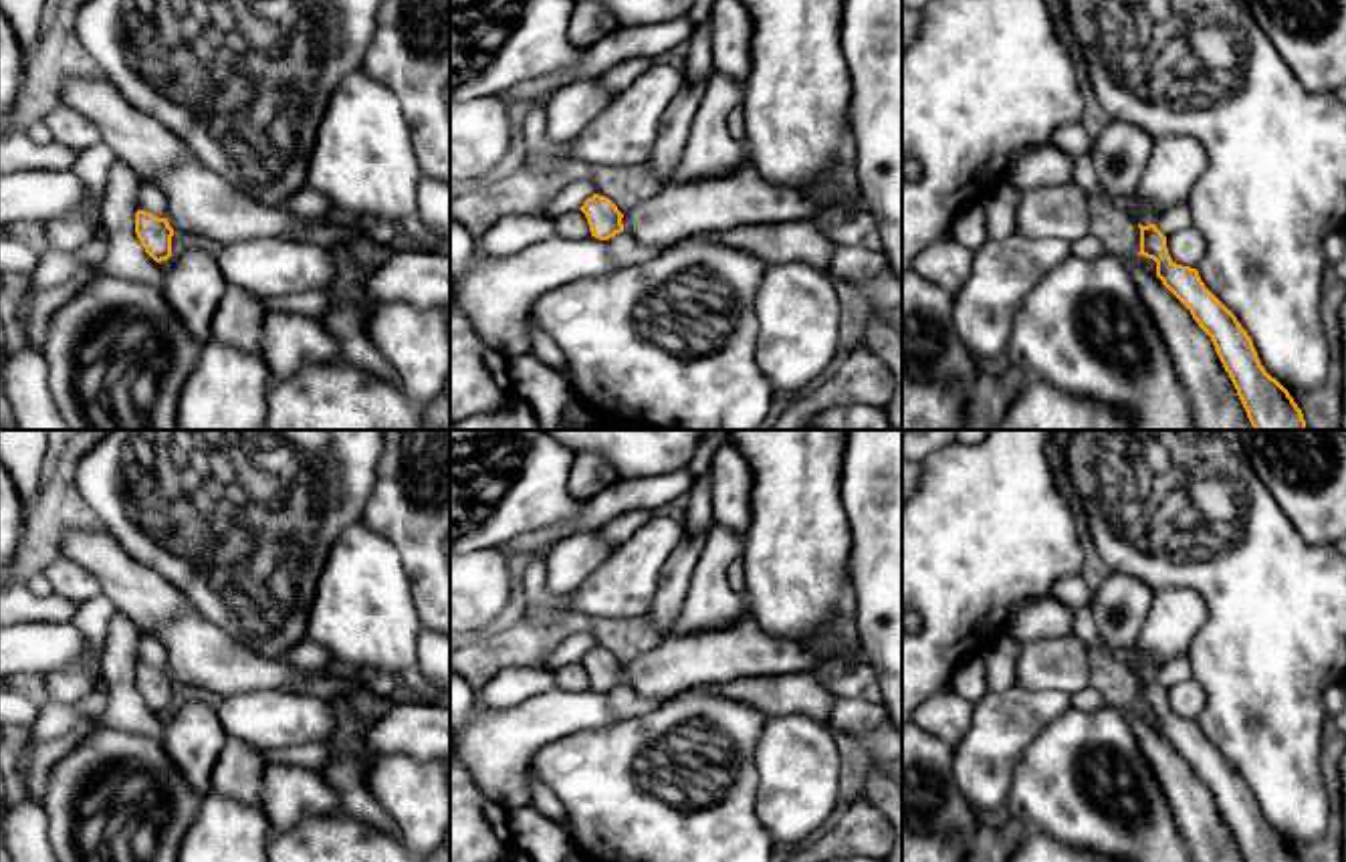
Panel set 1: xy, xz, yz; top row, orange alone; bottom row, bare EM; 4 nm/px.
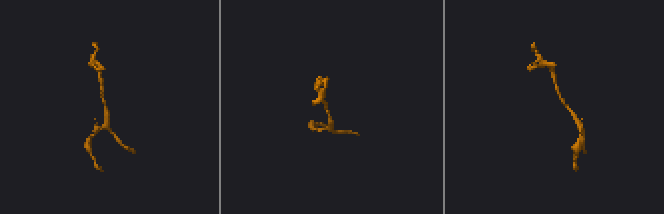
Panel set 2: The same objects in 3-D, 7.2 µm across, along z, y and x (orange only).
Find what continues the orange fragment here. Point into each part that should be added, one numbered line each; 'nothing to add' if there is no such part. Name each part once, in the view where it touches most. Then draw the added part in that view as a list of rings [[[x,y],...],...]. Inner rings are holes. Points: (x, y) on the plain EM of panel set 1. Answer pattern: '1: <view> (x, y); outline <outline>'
nothing to add

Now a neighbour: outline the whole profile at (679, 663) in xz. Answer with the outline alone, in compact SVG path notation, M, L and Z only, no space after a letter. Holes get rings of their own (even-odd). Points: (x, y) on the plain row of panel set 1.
M850 563L844 571L839 612L827 634L807 642L777 638L747 614L728 626L666 636L624 666L624 682L640 696L668 698L690 688L749 676L811 672L823 660L870 664L858 634L858 602Z

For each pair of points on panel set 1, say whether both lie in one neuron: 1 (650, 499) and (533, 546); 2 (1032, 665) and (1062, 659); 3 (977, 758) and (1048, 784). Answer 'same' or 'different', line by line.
1: same
2: same
3: different

